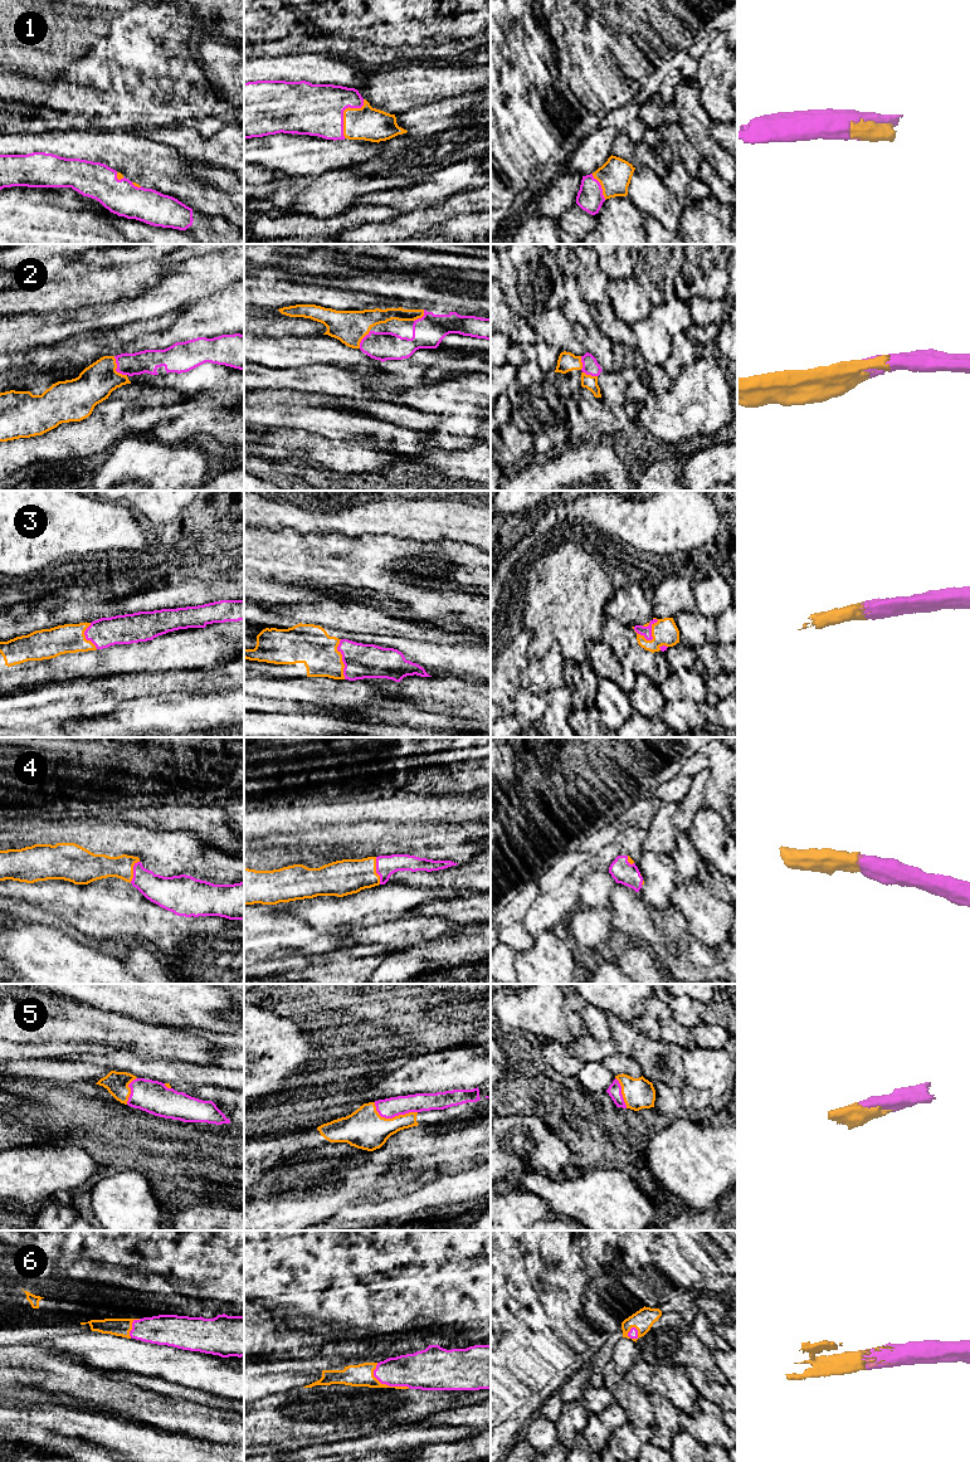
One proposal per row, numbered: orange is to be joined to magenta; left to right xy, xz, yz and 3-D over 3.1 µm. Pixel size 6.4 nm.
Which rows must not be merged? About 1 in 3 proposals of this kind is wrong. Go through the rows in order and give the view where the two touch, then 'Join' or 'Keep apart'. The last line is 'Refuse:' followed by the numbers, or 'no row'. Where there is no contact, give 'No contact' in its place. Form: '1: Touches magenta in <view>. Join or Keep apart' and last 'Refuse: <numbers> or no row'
1: Touches magenta in xz. Join
2: Touches magenta in xy. Join
3: Touches magenta in yz. Join
4: Touches magenta in xz. Join
5: Touches magenta in xz. Join
6: Touches magenta in xz. Join
Refuse: no row

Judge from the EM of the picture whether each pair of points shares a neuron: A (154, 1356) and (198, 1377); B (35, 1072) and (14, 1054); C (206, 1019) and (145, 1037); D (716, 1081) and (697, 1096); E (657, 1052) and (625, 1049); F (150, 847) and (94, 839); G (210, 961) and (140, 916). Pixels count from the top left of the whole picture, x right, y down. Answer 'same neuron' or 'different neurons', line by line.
A: same neuron
B: different neurons
C: different neurons
D: different neurons
E: different neurons
F: same neuron
G: same neuron

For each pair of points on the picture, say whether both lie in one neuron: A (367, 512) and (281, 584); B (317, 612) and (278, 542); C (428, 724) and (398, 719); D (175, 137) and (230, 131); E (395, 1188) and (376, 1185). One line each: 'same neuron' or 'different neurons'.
A: different neurons
B: different neurons
C: same neuron
D: same neuron
E: same neuron

